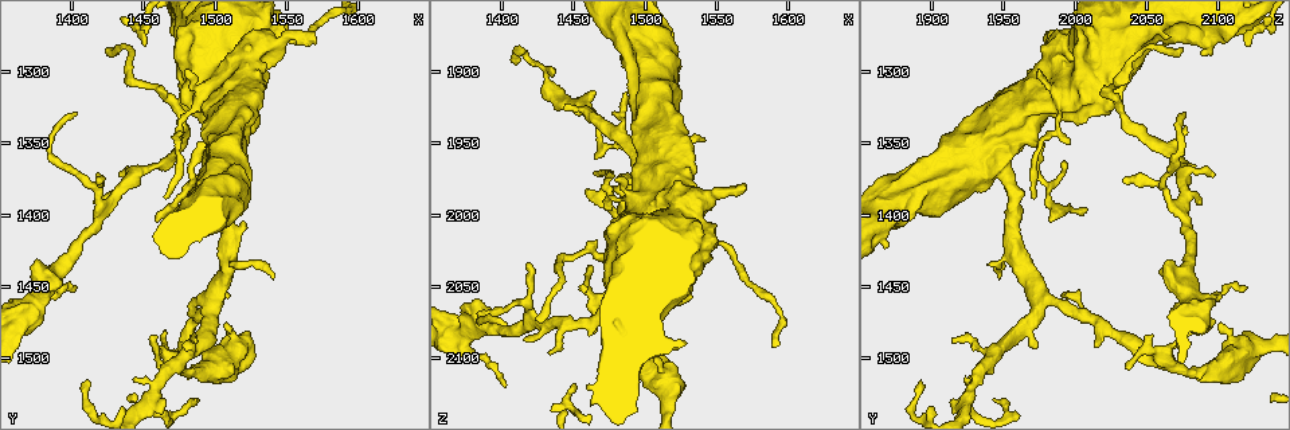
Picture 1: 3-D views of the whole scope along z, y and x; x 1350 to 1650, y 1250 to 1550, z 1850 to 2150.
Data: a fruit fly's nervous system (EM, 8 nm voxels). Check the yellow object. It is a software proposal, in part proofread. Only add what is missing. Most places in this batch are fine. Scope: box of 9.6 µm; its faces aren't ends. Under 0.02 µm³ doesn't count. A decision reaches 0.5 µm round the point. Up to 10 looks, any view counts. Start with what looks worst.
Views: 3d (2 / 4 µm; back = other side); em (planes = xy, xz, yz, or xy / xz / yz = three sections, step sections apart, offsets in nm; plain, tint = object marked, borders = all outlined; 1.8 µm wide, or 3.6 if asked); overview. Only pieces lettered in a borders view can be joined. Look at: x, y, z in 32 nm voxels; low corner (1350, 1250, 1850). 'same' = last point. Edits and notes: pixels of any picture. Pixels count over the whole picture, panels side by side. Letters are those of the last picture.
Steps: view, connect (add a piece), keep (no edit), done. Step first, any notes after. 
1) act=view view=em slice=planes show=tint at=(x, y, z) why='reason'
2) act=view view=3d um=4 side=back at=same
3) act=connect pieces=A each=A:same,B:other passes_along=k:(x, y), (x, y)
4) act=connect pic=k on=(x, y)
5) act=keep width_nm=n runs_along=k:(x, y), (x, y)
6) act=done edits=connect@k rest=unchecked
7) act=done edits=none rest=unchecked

act=view view=3d um=2 at=(1570, 1278, 1978) why='free end'

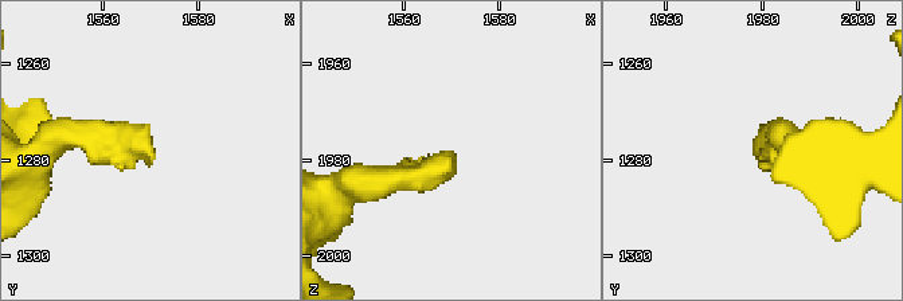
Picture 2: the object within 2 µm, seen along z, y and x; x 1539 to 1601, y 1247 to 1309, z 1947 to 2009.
act=view view=em slice=planes show=borders at=(1571, 1280, 1980)

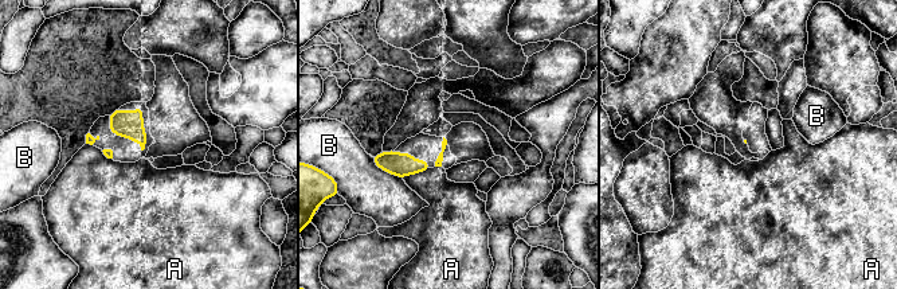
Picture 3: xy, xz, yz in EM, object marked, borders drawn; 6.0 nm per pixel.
act=keep each=A:other,B:other found='no lettered piece goes on from it'

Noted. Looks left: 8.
act=view view=3d um=4 at=(1456, 1532, 1924) why='a fork'

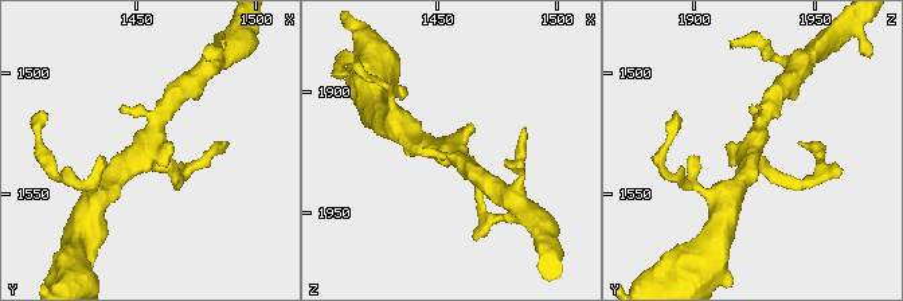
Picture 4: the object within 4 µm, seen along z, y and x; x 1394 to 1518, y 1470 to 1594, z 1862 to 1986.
act=view view=em slice=planes show=tint at=(1454, 1529, 1924)

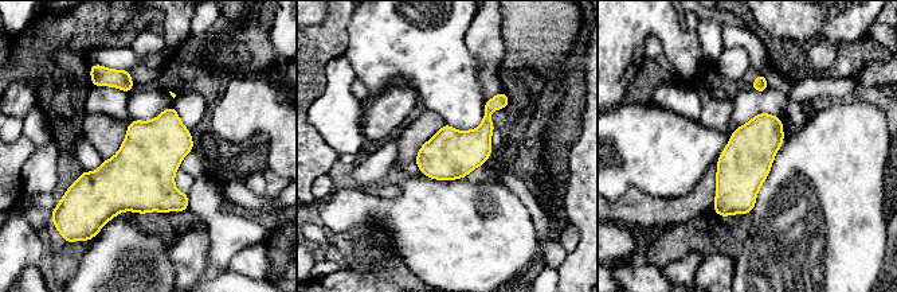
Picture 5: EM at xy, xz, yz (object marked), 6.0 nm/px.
act=view view=em slice=planes show=borders at=same

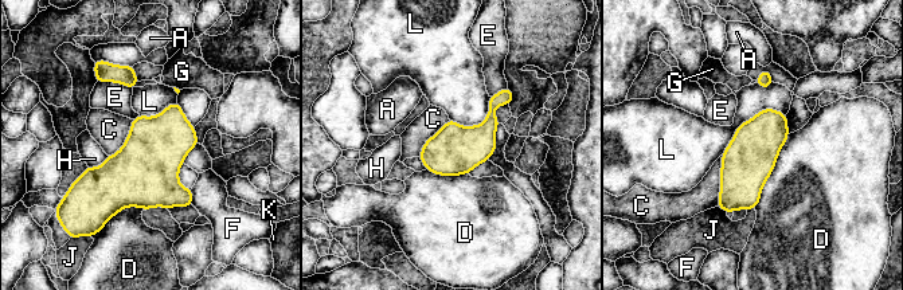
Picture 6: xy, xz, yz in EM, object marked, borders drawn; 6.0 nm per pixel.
act=keep each=A:other,C:other,D:other,E:other,F:other,G:other,H:other,J:other,K:other,L:other border=6:(722, 156), (720, 192), (716, 206) found='none of them fits'

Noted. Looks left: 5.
act=view view=3d um=4 at=(1376, 1430, 2066) why='free end'

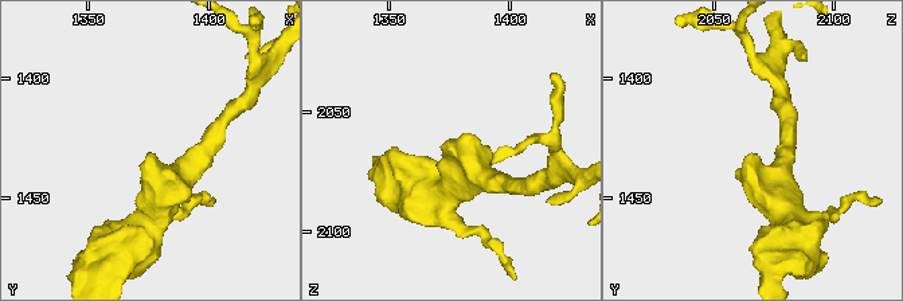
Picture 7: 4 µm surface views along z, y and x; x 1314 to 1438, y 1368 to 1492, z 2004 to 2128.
act=view view=em slice=yz step=8 show=borders at=(1376, 1431, 2064)

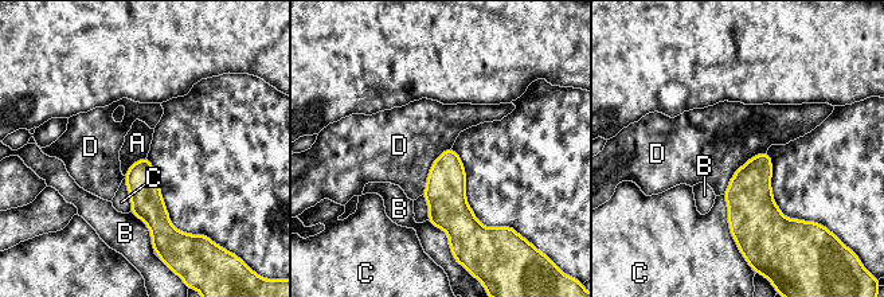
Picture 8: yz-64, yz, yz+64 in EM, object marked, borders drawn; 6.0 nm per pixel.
act=keep width_nm=160 longest_contact=D:360nm each=A:other,B:other,C:other,D:other found='no lettered piece goes on from it'

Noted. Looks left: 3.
act=view view=em um=3.6 slice=planes show=borders at=(1518, 1492, 2122) why='sharp bend'

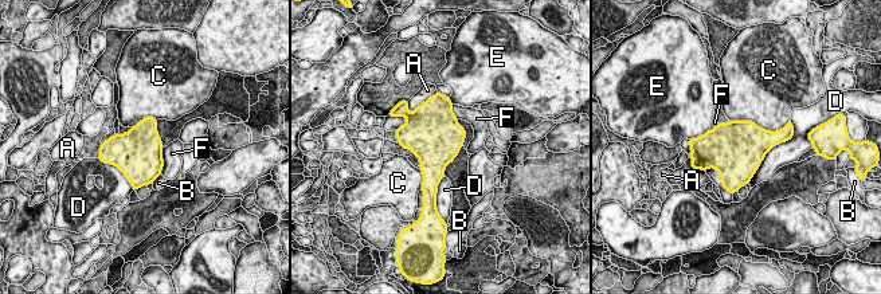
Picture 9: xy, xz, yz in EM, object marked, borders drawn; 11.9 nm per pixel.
act=keep width_nm=600 each=A:other,B:other,C:other,D:other,E:other,F:other border=9:(731, 120), (784, 126) found='none of them fits'

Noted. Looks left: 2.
act=done edits=none rest=unchecked

